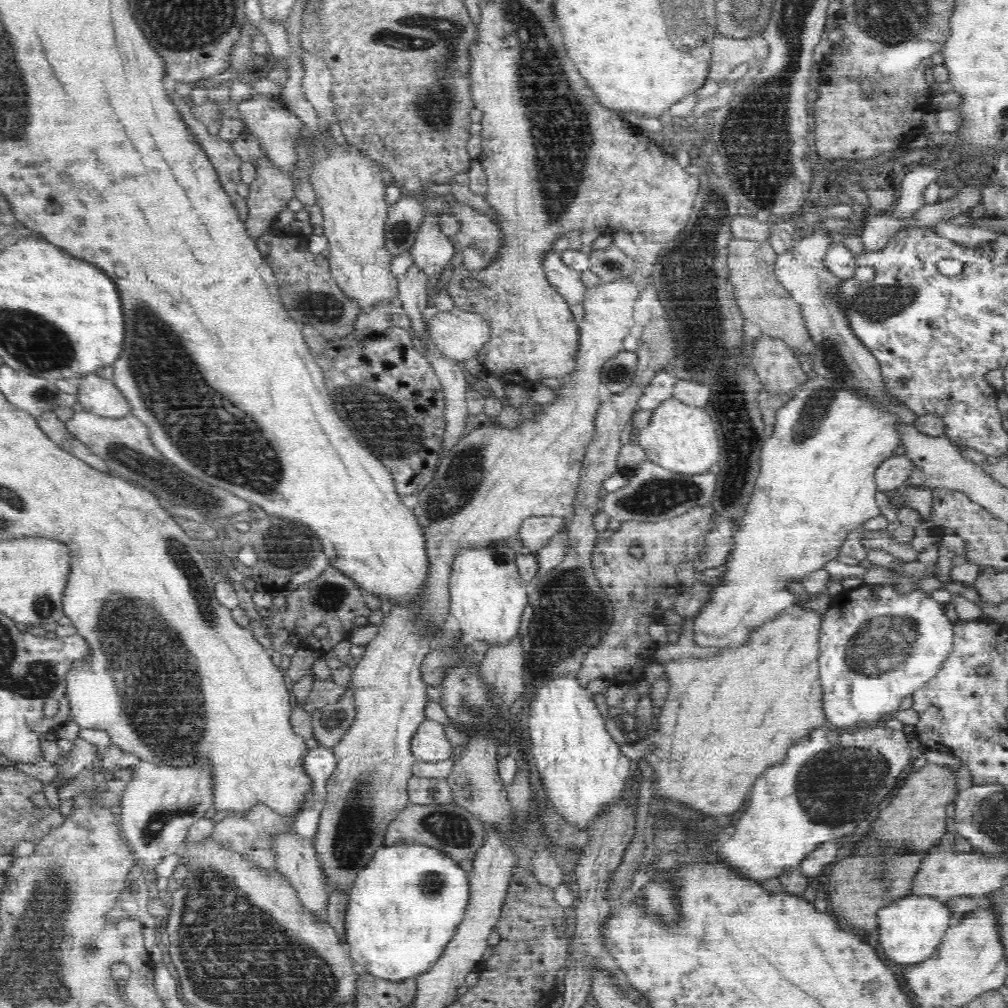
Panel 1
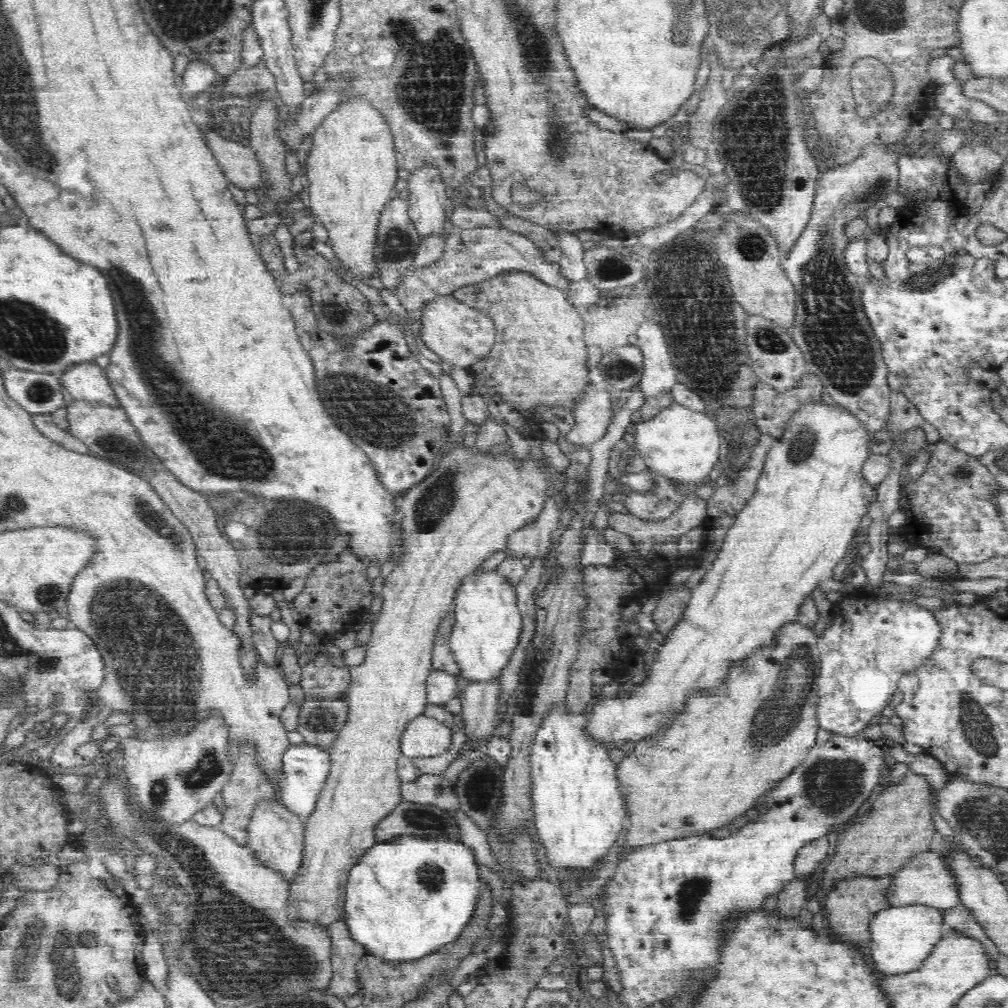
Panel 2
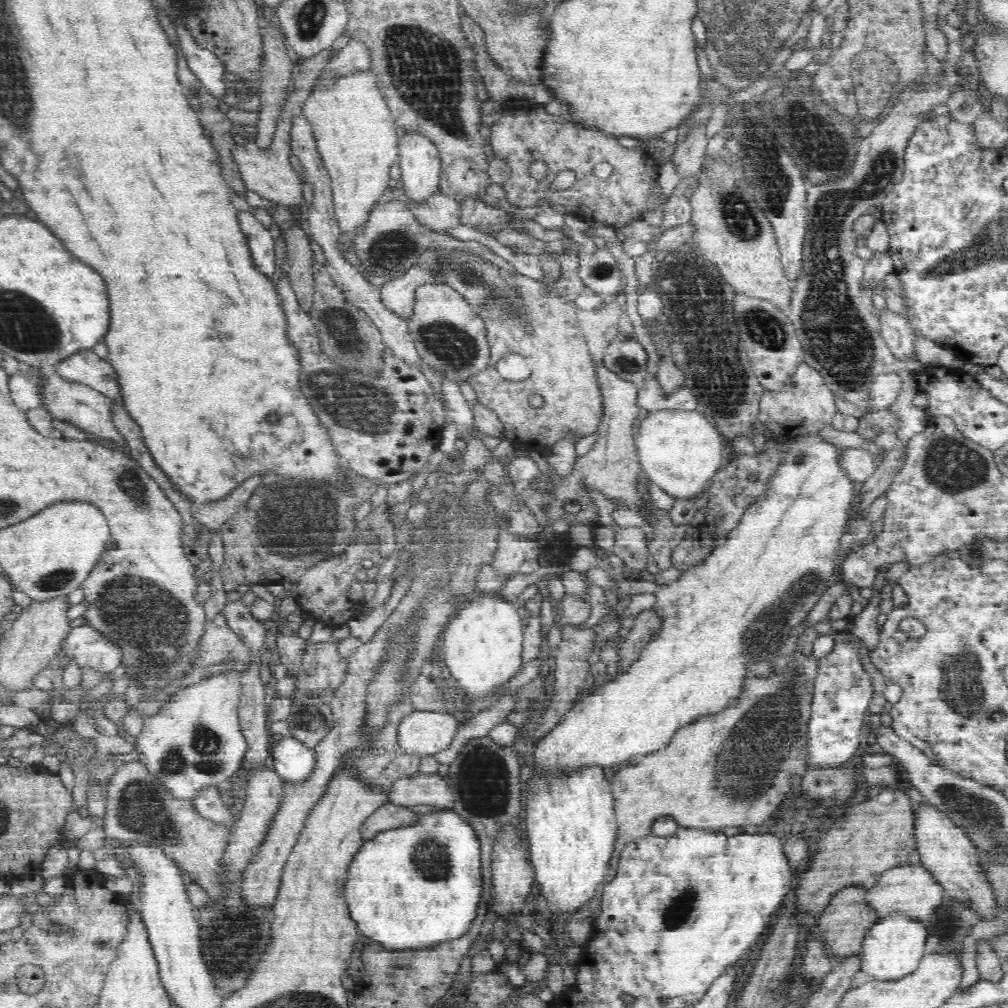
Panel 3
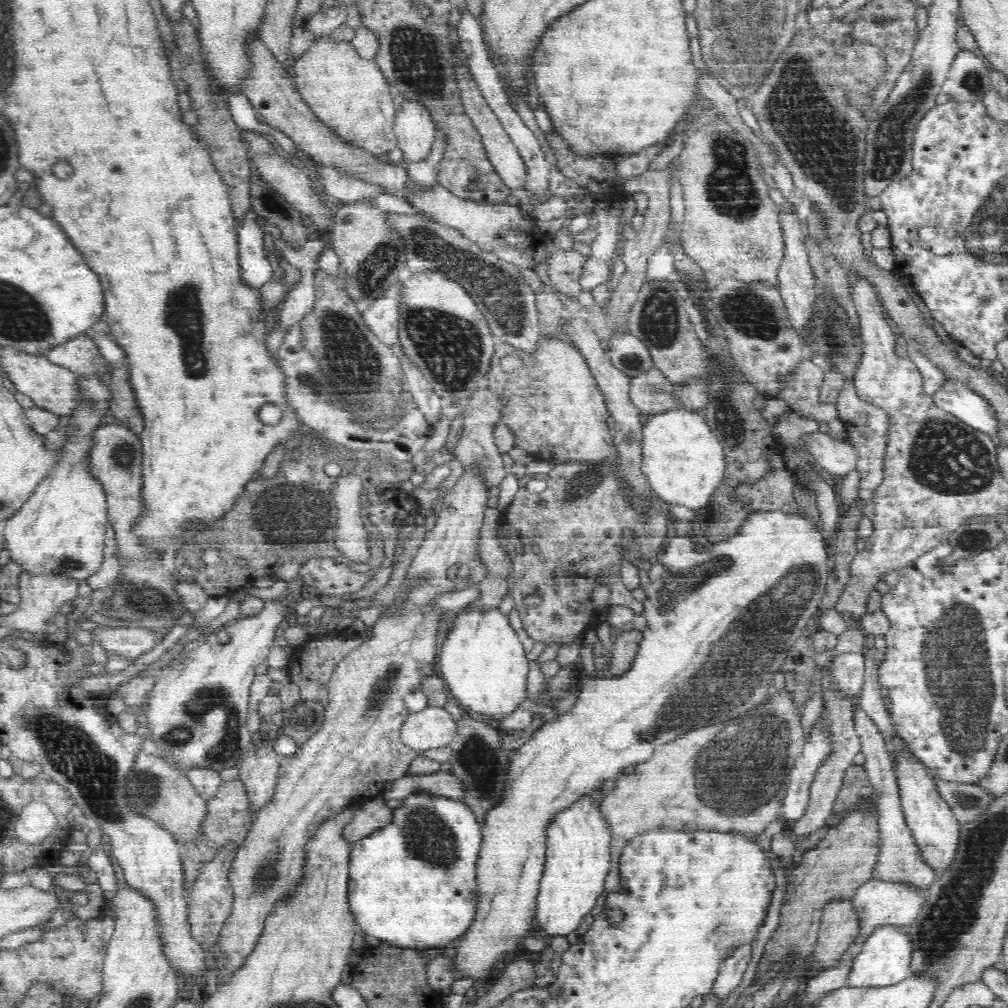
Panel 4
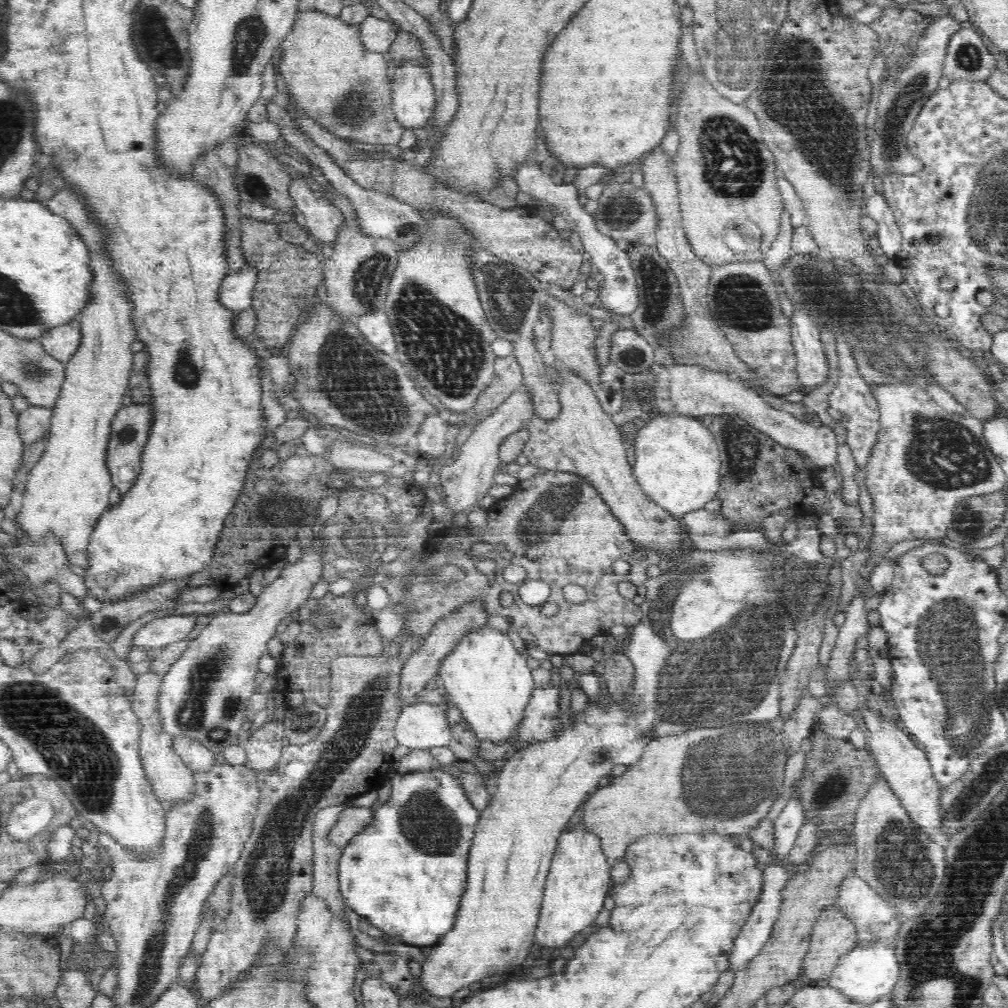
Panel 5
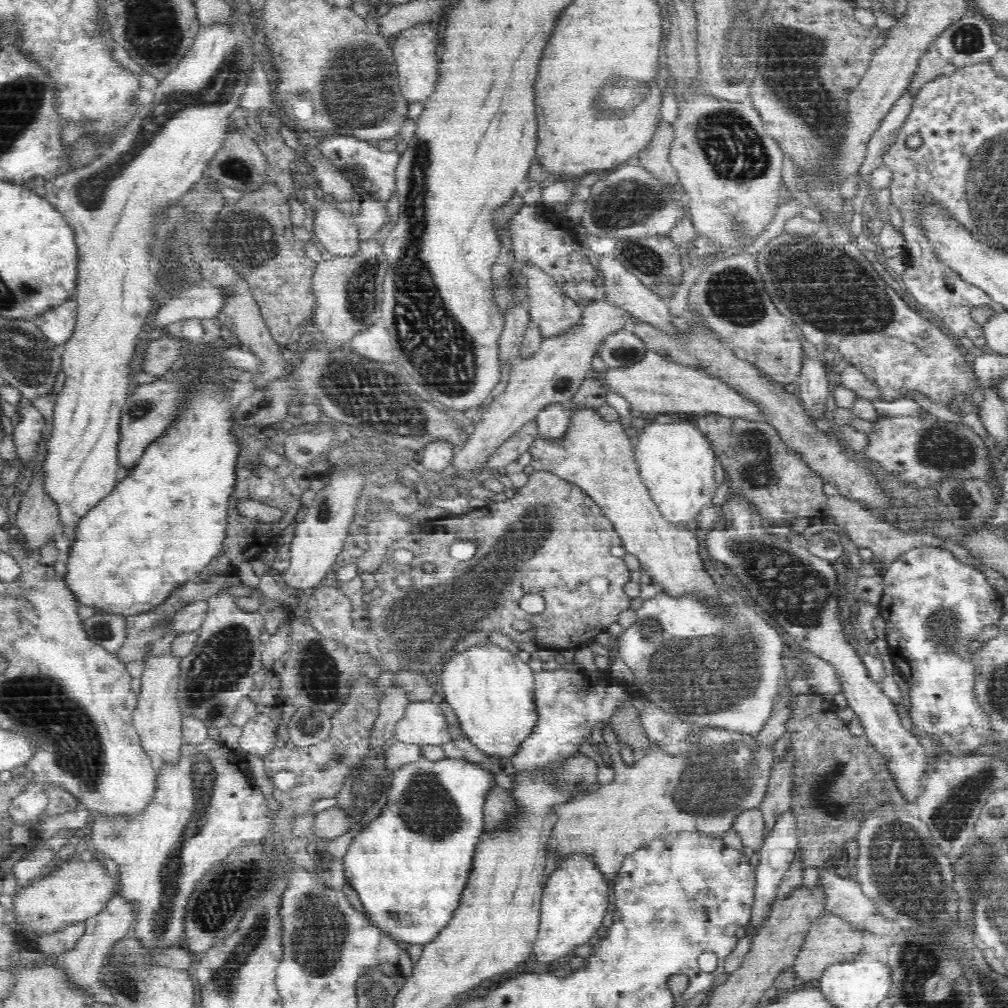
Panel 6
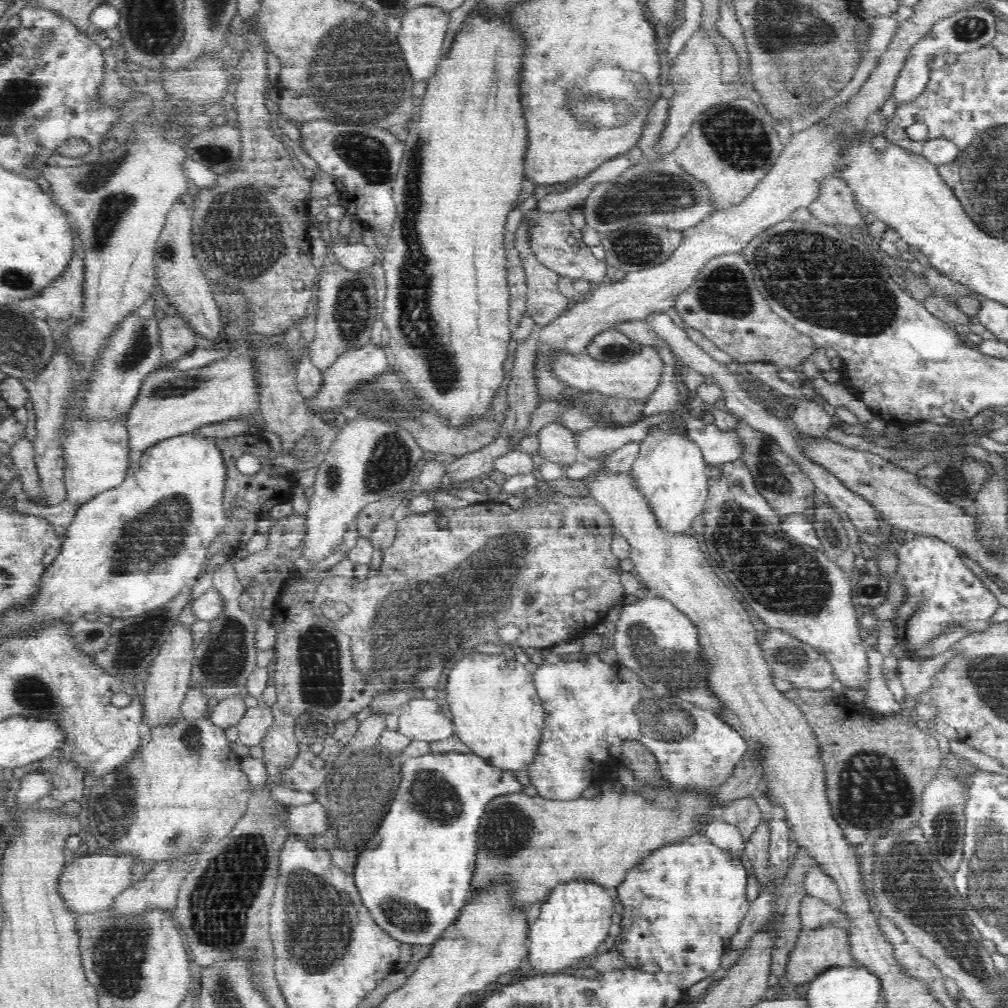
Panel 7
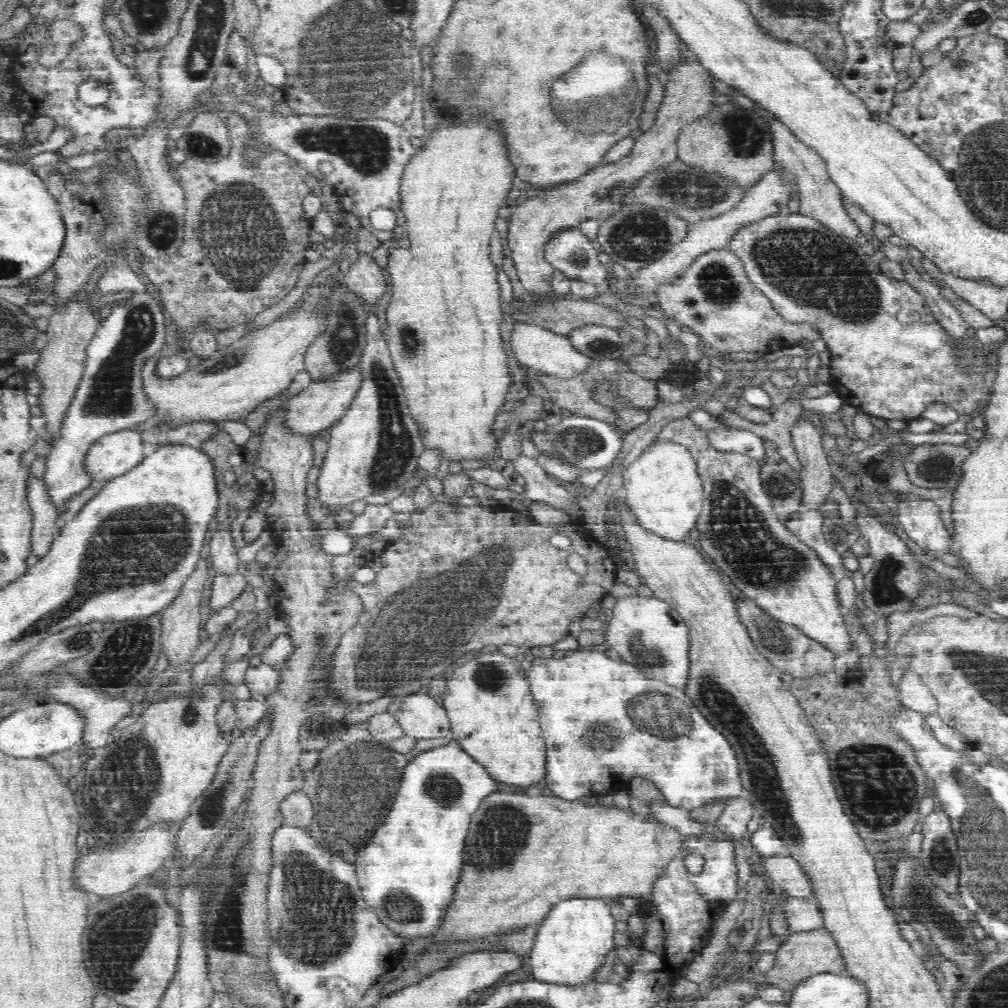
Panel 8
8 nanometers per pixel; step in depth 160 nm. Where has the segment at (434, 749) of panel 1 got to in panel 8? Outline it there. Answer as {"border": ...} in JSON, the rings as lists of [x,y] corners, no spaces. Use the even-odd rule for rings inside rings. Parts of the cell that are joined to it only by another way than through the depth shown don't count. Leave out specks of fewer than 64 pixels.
{"border":[[[418,691],[406,694],[395,717],[405,734],[417,739],[442,736],[442,738],[449,740],[453,736],[446,709],[434,697],[430,696],[429,693]]]}

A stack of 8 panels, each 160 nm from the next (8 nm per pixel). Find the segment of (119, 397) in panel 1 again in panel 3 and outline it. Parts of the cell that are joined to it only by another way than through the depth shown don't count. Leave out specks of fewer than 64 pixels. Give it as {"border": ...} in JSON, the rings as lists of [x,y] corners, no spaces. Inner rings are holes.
{"border":[[[82,349],[56,364],[56,373],[70,382],[88,385],[108,400],[121,396],[119,378],[110,363],[98,357],[93,349]]]}

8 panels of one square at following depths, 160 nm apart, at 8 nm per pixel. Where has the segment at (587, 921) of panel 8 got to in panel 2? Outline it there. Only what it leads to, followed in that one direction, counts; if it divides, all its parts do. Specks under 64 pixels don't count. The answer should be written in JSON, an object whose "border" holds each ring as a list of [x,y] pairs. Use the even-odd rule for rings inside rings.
{"border":[[[564,702],[536,731],[530,760],[534,824],[552,866],[574,866],[588,872],[619,840],[625,818],[617,768],[608,749],[583,734],[584,713],[572,713]]]}

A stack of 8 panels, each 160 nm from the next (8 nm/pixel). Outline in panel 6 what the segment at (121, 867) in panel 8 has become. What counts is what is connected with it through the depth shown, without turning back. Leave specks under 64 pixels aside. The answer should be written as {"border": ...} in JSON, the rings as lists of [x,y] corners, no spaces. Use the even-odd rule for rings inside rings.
{"border":[[[61,862],[38,883],[31,884],[22,895],[13,896],[13,918],[26,929],[42,935],[65,929],[70,923],[85,922],[102,912],[105,904],[114,896],[118,880],[112,878],[96,862]]]}

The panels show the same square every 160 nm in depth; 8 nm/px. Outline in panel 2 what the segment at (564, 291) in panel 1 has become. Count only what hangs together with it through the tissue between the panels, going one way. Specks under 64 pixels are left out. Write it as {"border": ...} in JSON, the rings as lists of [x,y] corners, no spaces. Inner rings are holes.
{"border":[[[480,226],[463,229],[462,238],[476,238],[476,240],[448,238],[445,242],[446,250],[438,262],[430,264],[428,268],[409,269],[401,274],[401,284],[394,295],[398,297],[406,311],[422,309],[424,304],[432,301],[438,295],[452,295],[456,289],[491,279],[493,276],[508,271],[524,271],[545,282],[548,286],[562,291],[568,290],[568,286],[570,286],[570,279],[566,279],[562,275],[559,263],[548,262],[536,243],[522,233],[504,228]]]}

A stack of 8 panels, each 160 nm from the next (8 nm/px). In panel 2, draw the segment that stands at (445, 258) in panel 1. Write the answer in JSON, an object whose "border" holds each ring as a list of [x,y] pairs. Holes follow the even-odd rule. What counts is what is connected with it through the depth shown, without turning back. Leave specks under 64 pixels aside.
{"border":[[[424,164],[416,168],[406,189],[408,212],[421,240],[448,227],[449,192],[437,166]]]}

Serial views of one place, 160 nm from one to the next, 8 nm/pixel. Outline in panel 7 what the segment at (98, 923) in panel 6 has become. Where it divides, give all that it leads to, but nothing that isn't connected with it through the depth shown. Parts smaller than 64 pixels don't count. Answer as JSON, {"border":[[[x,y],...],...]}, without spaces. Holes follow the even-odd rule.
{"border":[[[189,853],[186,857],[166,861],[164,864],[156,864],[146,875],[145,880],[131,884],[113,900],[115,914],[123,914],[123,916],[140,914],[140,912],[146,912],[146,909],[168,909],[172,911],[177,904],[177,894],[181,884],[188,872],[192,870],[196,858],[198,858],[196,853]]]}

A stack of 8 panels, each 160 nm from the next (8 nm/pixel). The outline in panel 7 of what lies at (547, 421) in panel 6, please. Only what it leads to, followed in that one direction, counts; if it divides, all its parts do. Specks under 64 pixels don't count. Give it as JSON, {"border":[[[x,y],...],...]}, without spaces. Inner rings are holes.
{"border":[[[559,421],[548,423],[537,432],[540,441],[539,454],[544,461],[555,462],[562,468],[570,466],[578,460],[580,450],[573,434]]]}

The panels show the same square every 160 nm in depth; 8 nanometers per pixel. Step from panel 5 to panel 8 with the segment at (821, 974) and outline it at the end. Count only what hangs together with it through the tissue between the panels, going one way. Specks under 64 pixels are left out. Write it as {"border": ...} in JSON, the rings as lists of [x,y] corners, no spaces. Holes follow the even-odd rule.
{"border":[[[825,929],[791,933],[775,952],[775,963],[761,977],[761,982],[790,993],[800,981],[823,972],[835,975],[845,973],[844,959],[841,958],[840,949],[833,936]]]}

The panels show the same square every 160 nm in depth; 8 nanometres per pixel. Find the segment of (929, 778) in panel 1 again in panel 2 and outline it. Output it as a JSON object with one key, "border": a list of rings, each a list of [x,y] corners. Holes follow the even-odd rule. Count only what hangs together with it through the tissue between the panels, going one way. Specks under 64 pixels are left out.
{"border":[[[910,771],[898,784],[890,785],[872,809],[860,818],[858,826],[850,826],[824,872],[824,886],[836,886],[843,880],[864,875],[880,878],[894,875],[910,859],[930,852],[936,834],[933,820],[936,800],[933,789],[924,776]]]}

